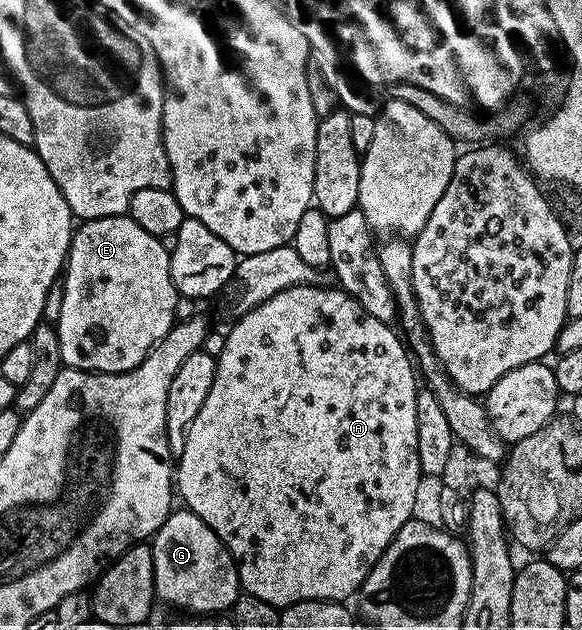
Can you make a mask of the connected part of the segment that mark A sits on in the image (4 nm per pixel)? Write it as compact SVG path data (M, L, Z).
M292 286L292 287L291 287L291 288L285 288L285 289L284 289L284 290L280 290L280 291L279 291L279 292L277 292L277 293L276 293L276 294L272 294L272 298L268 298L268 299L267 299L267 300L265 300L265 301L264 301L264 302L260 302L260 306L256 306L256 307L255 307L255 308L253 308L253 309L252 309L252 310L248 310L248 311L247 311L247 312L245 312L245 313L244 313L244 314L243 314L243 316L239 316L239 317L237 317L237 319L235 319L235 320L234 320L234 321L233 321L233 323L234 323L234 325L232 325L232 326L231 326L231 328L230 328L230 333L228 333L228 334L227 334L227 336L226 336L226 341L224 341L224 342L223 342L223 344L222 344L222 353L221 353L221 352L220 352L220 351L219 351L219 352L218 352L218 353L217 353L217 356L216 356L216 359L217 359L217 361L218 361L218 365L217 365L217 366L216 366L216 378L212 378L212 390L208 390L208 398L204 398L204 406L200 406L200 414L196 414L196 418L192 418L192 426L188 426L188 434L187 434L187 435L186 435L186 437L185 437L185 438L184 438L184 450L183 450L183 451L182 451L182 455L181 455L181 456L179 456L179 457L177 457L177 460L176 460L176 492L177 492L177 495L178 495L178 496L179 496L179 497L180 497L180 500L183 500L183 502L184 502L184 503L186 503L186 504L183 504L183 505L185 505L185 507L186 507L186 508L187 508L187 509L189 509L189 511L192 511L192 512L195 512L195 513L196 513L196 514L197 514L197 515L198 515L198 517L200 517L200 518L201 518L201 520L202 520L202 521L203 521L203 522L204 522L204 523L205 523L205 524L207 524L207 526L209 526L209 527L210 527L210 529L212 529L212 530L213 530L213 531L214 531L214 533L216 533L216 535L218 535L218 537L219 537L219 538L220 538L220 542L224 542L224 546L225 546L225 547L226 547L226 548L227 548L227 550L229 550L229 551L230 551L230 557L231 557L231 558L232 558L232 559L234 559L234 565L236 565L236 567L238 567L238 583L239 583L239 585L241 585L241 587L242 587L242 588L243 588L243 589L245 589L245 591L246 591L246 592L247 592L247 593L249 593L249 595L251 595L251 596L255 596L255 597L256 597L256 598L260 598L260 599L261 599L261 600L263 600L263 601L264 601L264 602L268 602L268 603L269 603L269 604L272 604L272 605L275 605L275 606L289 606L289 605L291 605L291 604L299 604L299 603L300 603L300 602L301 602L301 600L328 600L328 601L331 601L331 602L342 602L342 601L345 601L345 600L346 600L346 599L347 599L347 598L346 598L346 597L345 597L345 596L350 596L350 597L353 597L353 596L354 596L354 595L355 595L355 593L357 593L357 591L358 591L358 589L359 589L359 588L361 588L361 587L362 587L362 583L363 583L363 582L365 582L365 581L366 581L366 575L367 575L367 574L368 574L368 573L370 573L370 572L371 572L371 571L372 571L372 570L373 570L373 569L374 569L374 564L375 564L375 563L376 563L376 562L377 562L377 560L378 560L378 559L380 559L380 558L381 558L381 556L382 556L382 555L383 555L383 554L384 554L384 550L385 550L385 549L386 549L386 547L388 547L388 545L390 545L390 544L391 544L391 543L392 543L392 542L393 542L393 540L394 540L394 539L395 539L395 538L396 538L396 534L397 534L397 533L398 533L398 531L399 531L399 530L400 530L400 526L404 526L404 525L405 525L405 524L406 524L406 523L407 523L407 522L408 522L408 521L410 521L410 520L411 520L411 518L412 518L412 517L413 517L413 515L414 515L414 507L415 507L415 506L416 506L416 486L417 486L417 485L418 485L418 484L419 484L419 483L420 483L420 481L422 481L422 477L423 477L423 474L422 474L422 467L421 467L421 466L420 466L420 454L419 454L419 453L418 453L418 447L417 447L417 446L416 446L416 398L417 398L417 397L418 397L418 393L419 393L419 391L420 391L420 385L418 385L418 380L419 380L419 377L418 377L418 376L417 376L417 375L416 375L416 364L415 364L415 361L414 361L414 360L413 360L413 359L412 359L412 356L411 356L411 353L410 353L410 352L409 352L409 351L408 351L408 348L407 348L407 345L406 345L406 344L405 344L405 343L404 343L404 340L403 340L403 337L402 337L402 336L401 336L401 335L399 335L399 333L398 333L398 332L397 332L397 331L395 331L395 329L394 329L394 328L393 328L393 327L391 327L391 325L389 325L389 324L385 324L385 323L384 323L384 322L380 322L380 318L372 318L372 314L368 314L368 310L364 310L364 306L360 306L360 302L356 302L356 301L355 301L355 300L354 300L354 299L353 299L353 298L352 298L352 297L350 297L350 295L349 295L349 294L347 294L347 292L343 292L343 291L342 291L342 289L341 289L341 287L338 287L338 286L327 286L327 287L324 287L324 288L317 288L317 287L316 287L316 286Z

